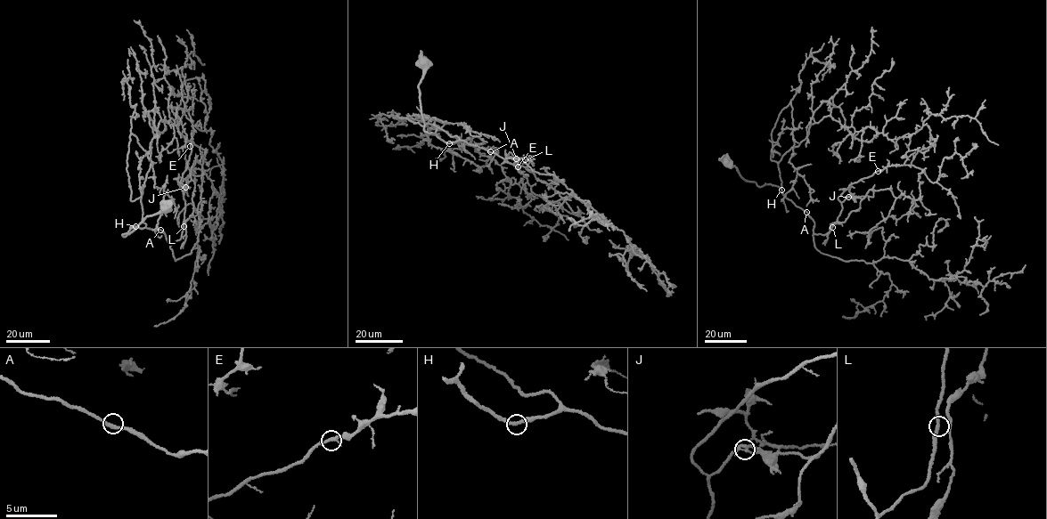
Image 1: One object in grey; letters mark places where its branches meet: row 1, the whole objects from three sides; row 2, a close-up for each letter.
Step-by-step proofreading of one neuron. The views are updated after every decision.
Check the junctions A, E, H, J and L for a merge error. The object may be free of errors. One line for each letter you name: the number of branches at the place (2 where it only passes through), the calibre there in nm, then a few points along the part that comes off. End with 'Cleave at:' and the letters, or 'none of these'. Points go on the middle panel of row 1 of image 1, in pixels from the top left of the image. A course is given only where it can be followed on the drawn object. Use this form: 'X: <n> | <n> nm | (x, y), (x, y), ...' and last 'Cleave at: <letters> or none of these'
J: 2 | 260 nm | (516, 158), (518, 166), (508, 162), (505, 150)
Cleave at: J

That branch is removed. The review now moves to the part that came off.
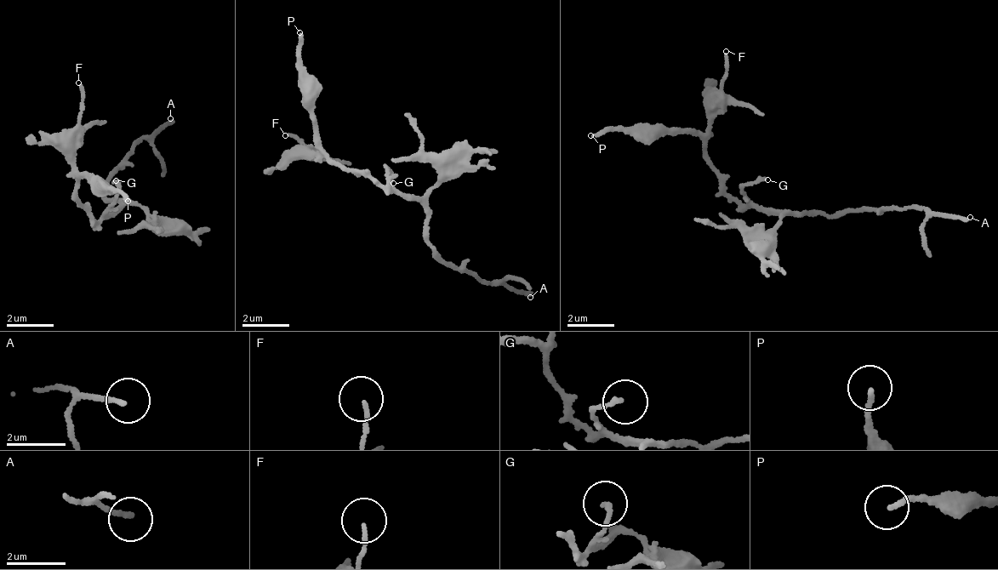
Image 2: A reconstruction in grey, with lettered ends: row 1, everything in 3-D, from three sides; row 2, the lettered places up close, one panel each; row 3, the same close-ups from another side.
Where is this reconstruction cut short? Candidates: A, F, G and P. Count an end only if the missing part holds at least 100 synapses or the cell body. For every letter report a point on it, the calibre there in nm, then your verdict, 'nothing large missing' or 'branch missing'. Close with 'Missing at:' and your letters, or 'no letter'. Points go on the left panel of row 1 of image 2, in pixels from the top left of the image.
A: at (170, 118); 160 nm thick; branch missing
F: at (78, 82); 110 nm thick; nothing large missing
G: at (116, 180); 140 nm thick; nothing large missing
P: at (128, 201); 170 nm thick; nothing large missing
Missing at: A

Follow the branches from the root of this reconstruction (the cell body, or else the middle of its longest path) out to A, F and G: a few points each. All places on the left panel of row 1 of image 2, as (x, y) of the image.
A: (111, 214), (122, 204), (101, 196), (108, 180), (139, 144), (154, 140), (166, 130), (170, 118)
F: (111, 214), (100, 222), (79, 202), (76, 194), (74, 133), (83, 103), (83, 87), (78, 82)
G: (111, 214), (105, 210), (116, 202), (122, 185), (116, 180)

